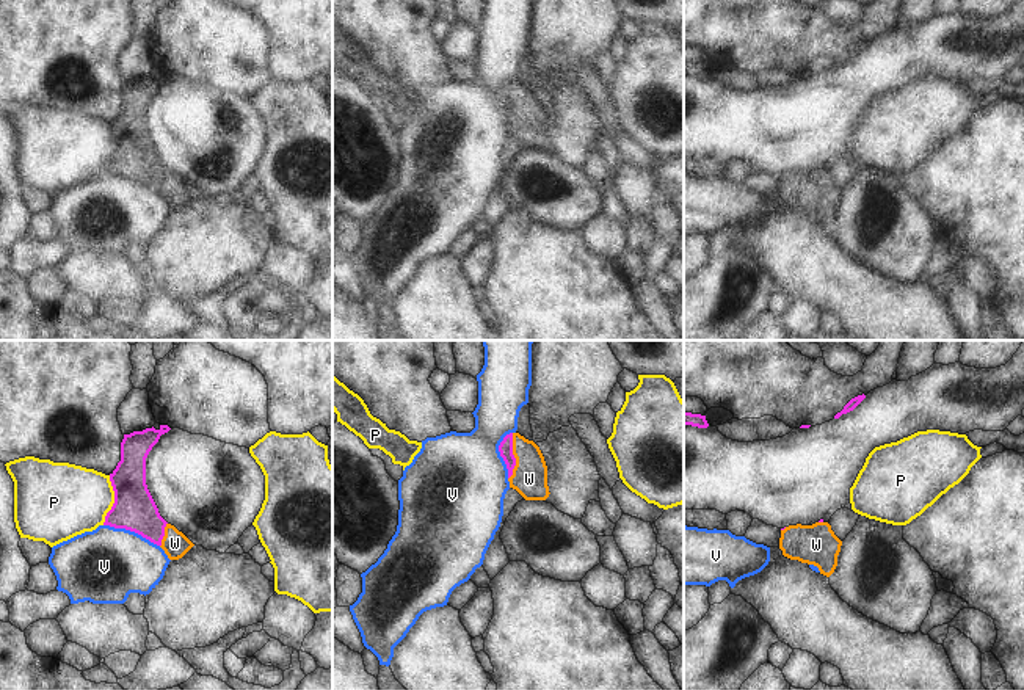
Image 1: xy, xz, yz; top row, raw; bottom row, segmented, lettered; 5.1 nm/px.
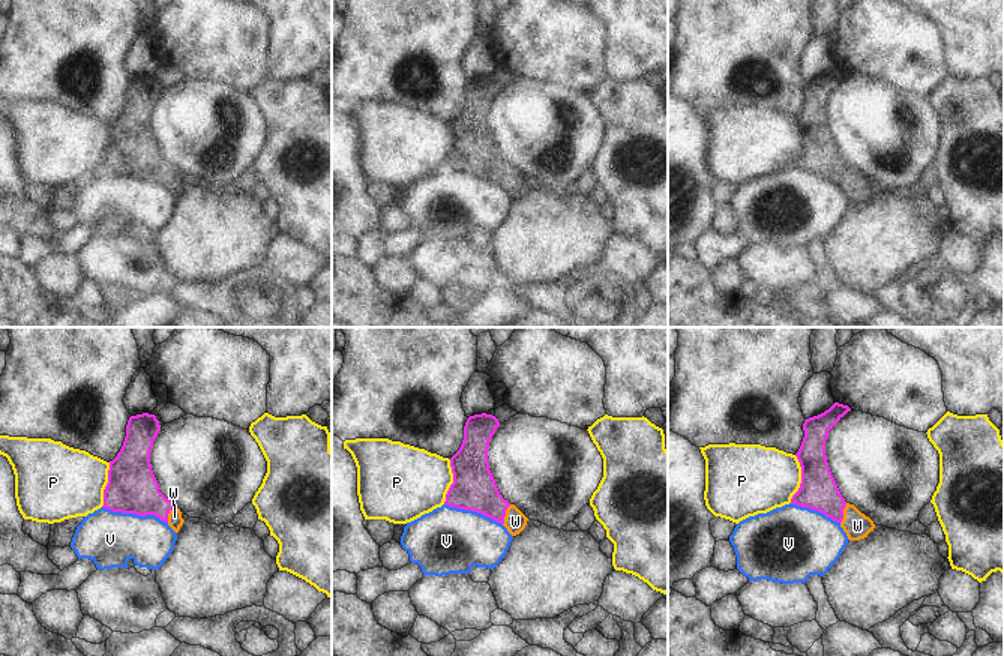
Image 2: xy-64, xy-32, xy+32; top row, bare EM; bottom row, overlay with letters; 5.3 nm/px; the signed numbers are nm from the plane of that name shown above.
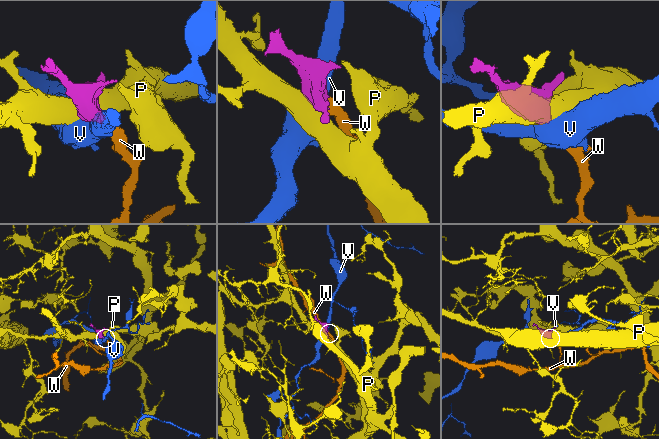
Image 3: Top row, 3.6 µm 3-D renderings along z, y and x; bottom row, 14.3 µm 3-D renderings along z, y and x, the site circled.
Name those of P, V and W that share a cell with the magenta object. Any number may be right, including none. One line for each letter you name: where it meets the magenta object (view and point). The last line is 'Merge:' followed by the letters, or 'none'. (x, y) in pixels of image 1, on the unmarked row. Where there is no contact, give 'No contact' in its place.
W: Touches magenta at xz (513, 105)
Merge: W.

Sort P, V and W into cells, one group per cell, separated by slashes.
P / V / W

